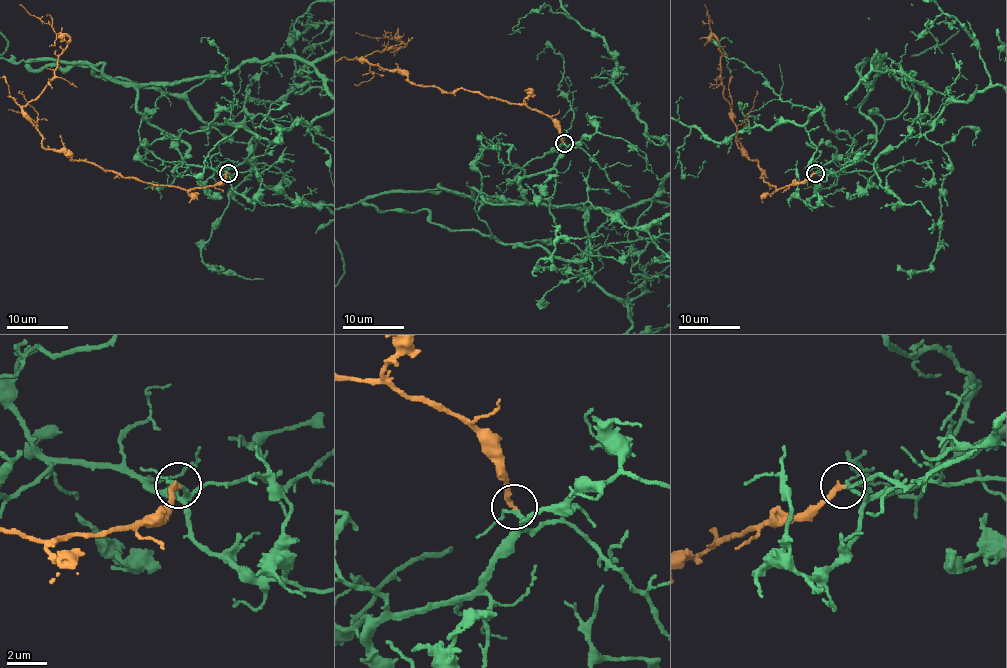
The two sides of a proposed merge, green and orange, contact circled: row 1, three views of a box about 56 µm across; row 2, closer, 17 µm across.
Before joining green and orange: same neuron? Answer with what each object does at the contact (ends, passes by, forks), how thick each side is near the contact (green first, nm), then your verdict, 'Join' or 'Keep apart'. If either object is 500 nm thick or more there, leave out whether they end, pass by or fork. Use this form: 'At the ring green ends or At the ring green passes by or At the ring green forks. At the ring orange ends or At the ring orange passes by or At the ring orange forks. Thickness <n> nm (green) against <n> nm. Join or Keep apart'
At the ring green passes by. At the ring orange ends. Thickness 180 nm (green) against 260 nm. Join

